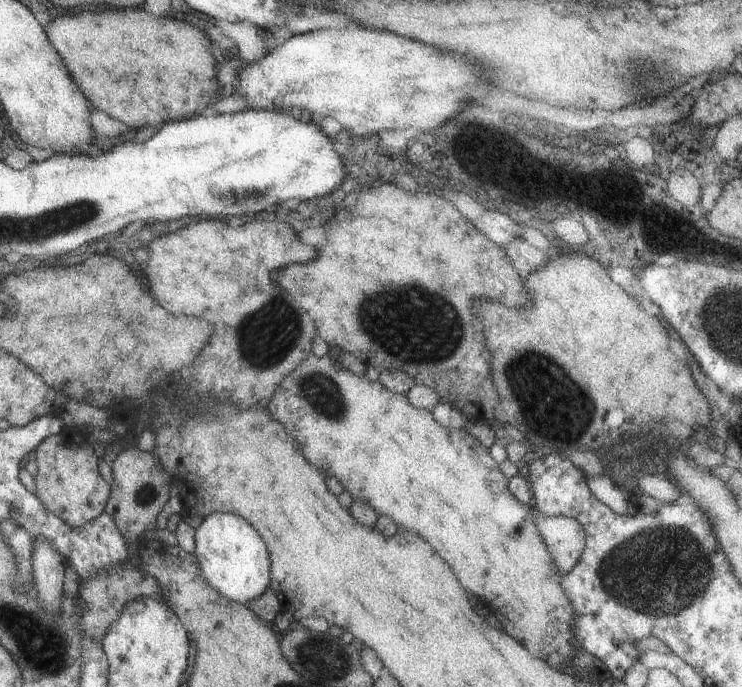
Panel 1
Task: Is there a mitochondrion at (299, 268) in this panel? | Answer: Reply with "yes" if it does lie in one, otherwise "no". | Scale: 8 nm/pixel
no

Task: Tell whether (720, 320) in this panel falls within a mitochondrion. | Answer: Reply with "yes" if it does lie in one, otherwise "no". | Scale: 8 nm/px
yes

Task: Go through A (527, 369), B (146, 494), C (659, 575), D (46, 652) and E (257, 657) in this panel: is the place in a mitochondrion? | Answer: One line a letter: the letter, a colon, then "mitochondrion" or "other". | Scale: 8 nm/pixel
A: mitochondrion
B: mitochondrion
C: mitochondrion
D: mitochondrion
E: other

